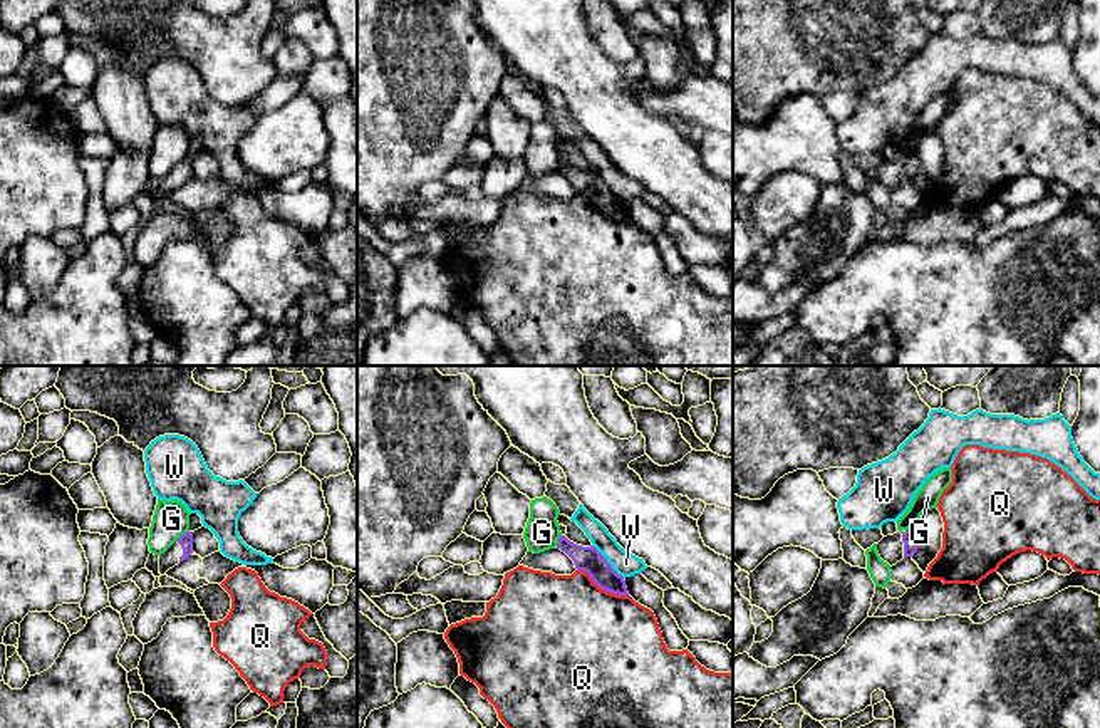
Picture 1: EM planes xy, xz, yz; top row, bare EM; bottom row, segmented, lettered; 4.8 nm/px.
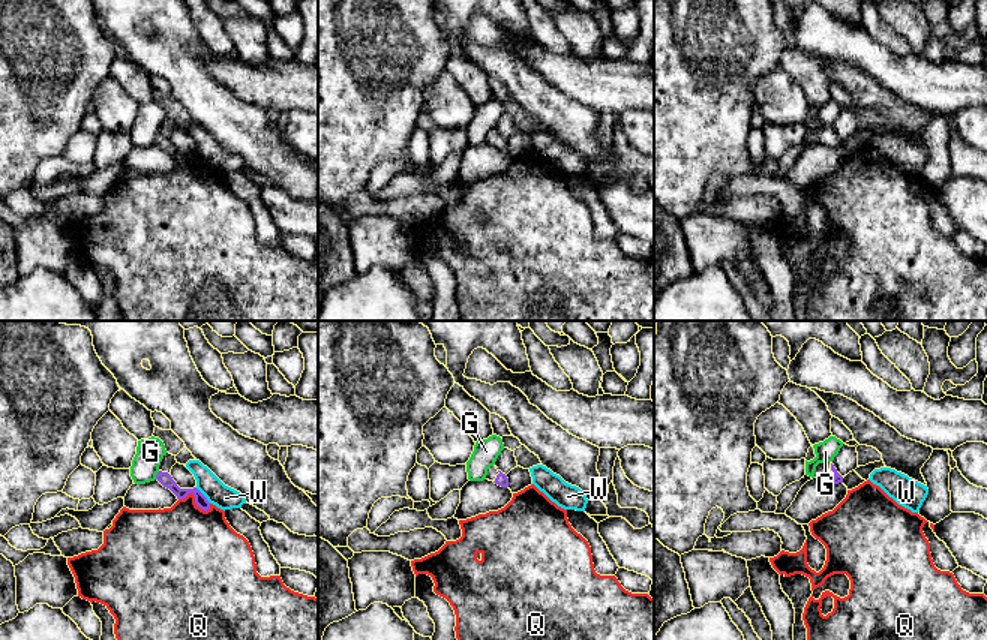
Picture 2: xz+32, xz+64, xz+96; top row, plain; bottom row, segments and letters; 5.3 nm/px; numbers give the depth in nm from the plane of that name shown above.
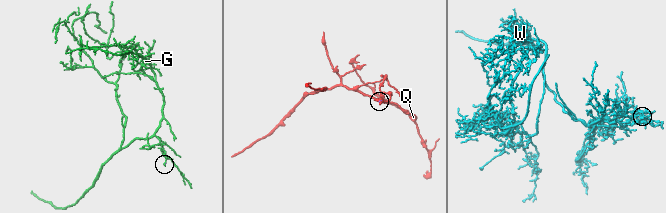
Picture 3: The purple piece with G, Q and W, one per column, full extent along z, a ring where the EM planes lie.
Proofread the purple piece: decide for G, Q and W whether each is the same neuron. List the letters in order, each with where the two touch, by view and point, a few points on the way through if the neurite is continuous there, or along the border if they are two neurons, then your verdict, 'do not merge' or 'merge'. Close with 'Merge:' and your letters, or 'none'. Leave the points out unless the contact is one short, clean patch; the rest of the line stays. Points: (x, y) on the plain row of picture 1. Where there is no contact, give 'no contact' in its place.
G: contact xy (183, 158); border xy (188, 153), (175, 165); do not merge
Q: contact xz (602, 212); do not merge
W: contact xz (607, 187); border xz (591, 170), (624, 202); do not merge
Merge: none

